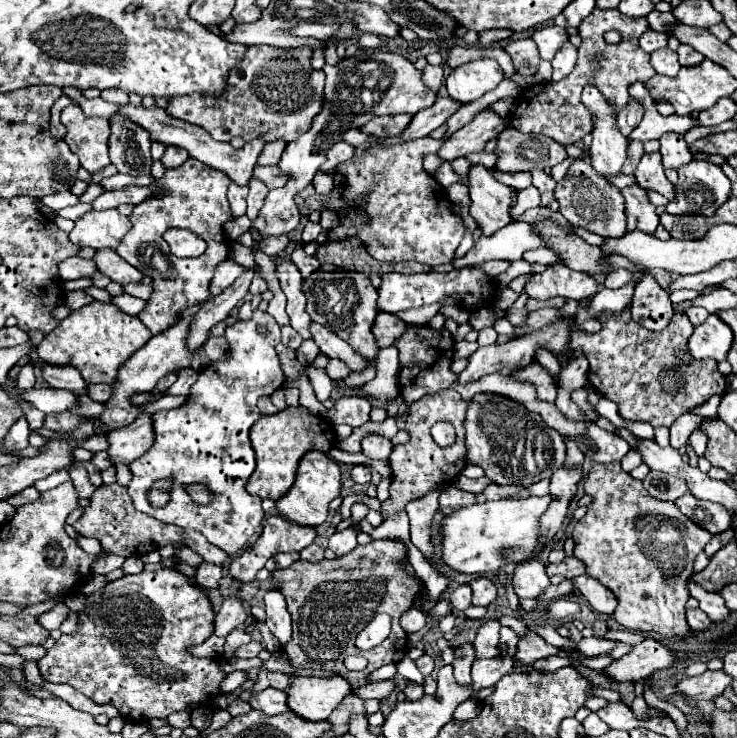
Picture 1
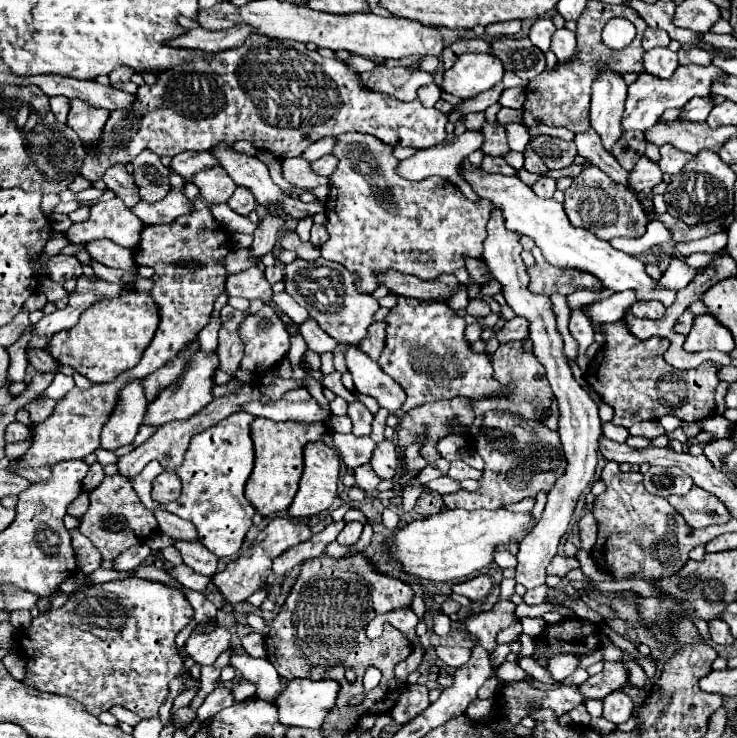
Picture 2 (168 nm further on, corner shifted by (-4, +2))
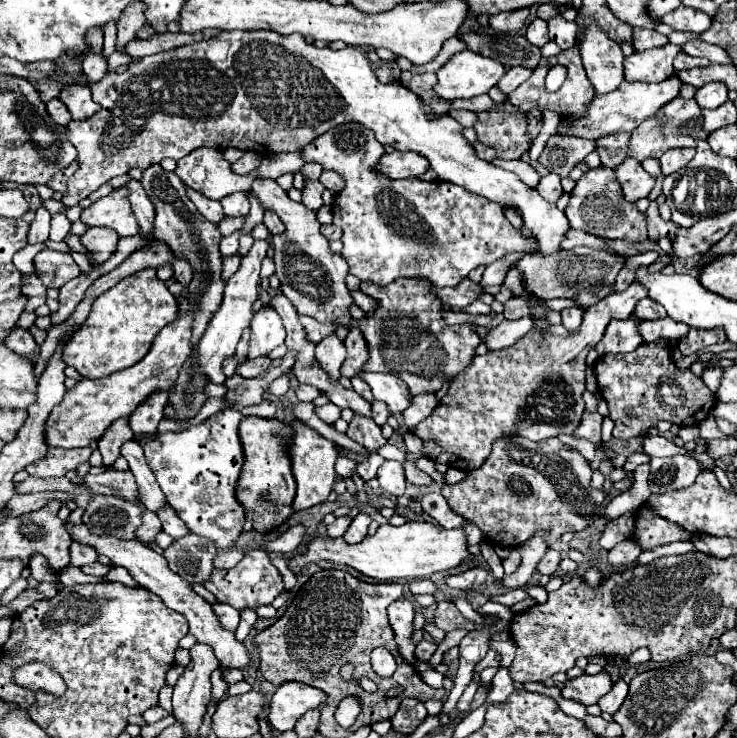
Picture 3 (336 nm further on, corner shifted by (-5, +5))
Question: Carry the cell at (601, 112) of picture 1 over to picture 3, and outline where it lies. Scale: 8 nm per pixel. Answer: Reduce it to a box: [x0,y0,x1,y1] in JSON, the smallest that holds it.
[577,21,625,93]

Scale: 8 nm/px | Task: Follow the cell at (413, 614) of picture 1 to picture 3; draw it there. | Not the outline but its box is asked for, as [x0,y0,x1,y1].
[387,599,415,663]

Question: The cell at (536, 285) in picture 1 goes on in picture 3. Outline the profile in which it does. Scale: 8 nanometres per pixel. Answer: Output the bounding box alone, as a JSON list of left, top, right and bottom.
[515,247,625,309]

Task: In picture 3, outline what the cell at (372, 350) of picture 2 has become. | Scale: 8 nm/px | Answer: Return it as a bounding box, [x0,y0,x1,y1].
[341,327,369,379]

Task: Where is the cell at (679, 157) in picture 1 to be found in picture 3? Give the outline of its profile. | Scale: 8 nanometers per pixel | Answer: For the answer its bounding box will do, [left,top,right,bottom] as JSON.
[659,149,693,175]

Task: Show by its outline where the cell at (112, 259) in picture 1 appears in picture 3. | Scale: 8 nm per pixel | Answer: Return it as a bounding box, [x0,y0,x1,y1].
[81,227,119,265]

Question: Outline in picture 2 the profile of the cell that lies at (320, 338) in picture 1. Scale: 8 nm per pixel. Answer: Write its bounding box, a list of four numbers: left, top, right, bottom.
[344,344,406,414]

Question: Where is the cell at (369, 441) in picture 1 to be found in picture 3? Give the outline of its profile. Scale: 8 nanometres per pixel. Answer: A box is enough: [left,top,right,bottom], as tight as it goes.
[377,461,405,497]

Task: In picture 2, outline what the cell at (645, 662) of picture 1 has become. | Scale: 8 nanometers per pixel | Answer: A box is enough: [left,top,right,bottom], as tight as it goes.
[580,662,628,700]

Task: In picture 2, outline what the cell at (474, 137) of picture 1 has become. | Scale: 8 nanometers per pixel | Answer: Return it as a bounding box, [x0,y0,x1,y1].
[398,130,484,186]

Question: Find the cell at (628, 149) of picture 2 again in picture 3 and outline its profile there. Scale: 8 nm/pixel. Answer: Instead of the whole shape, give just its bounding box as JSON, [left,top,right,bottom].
[595,133,629,169]

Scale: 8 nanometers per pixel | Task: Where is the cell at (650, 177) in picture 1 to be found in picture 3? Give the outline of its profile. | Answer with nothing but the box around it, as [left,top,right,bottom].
[615,159,655,203]

